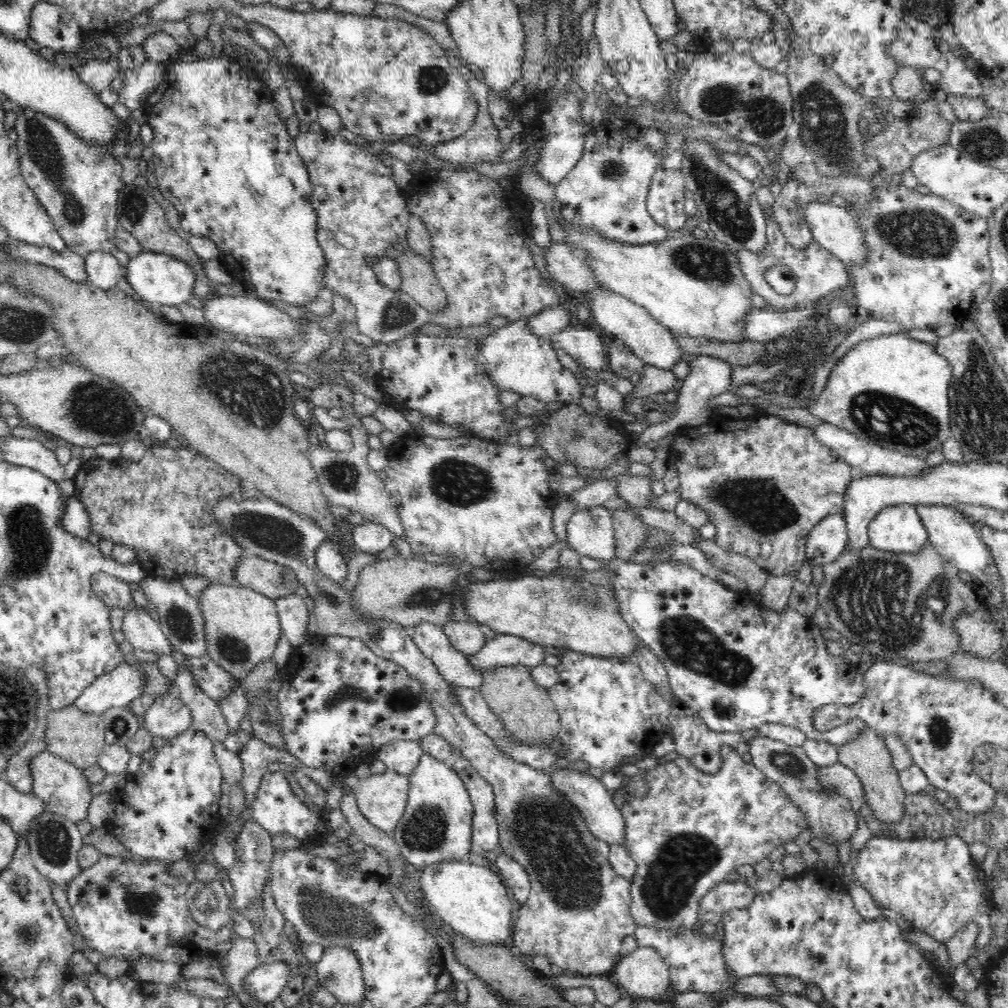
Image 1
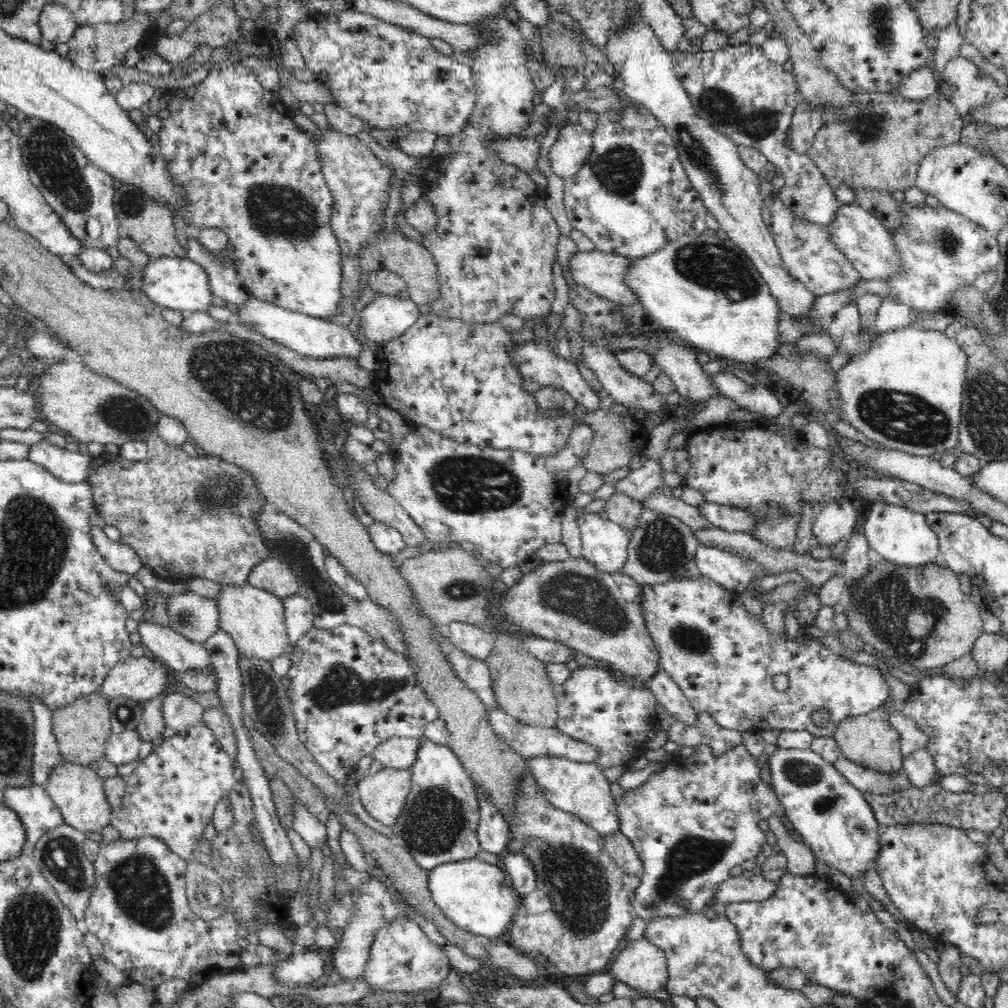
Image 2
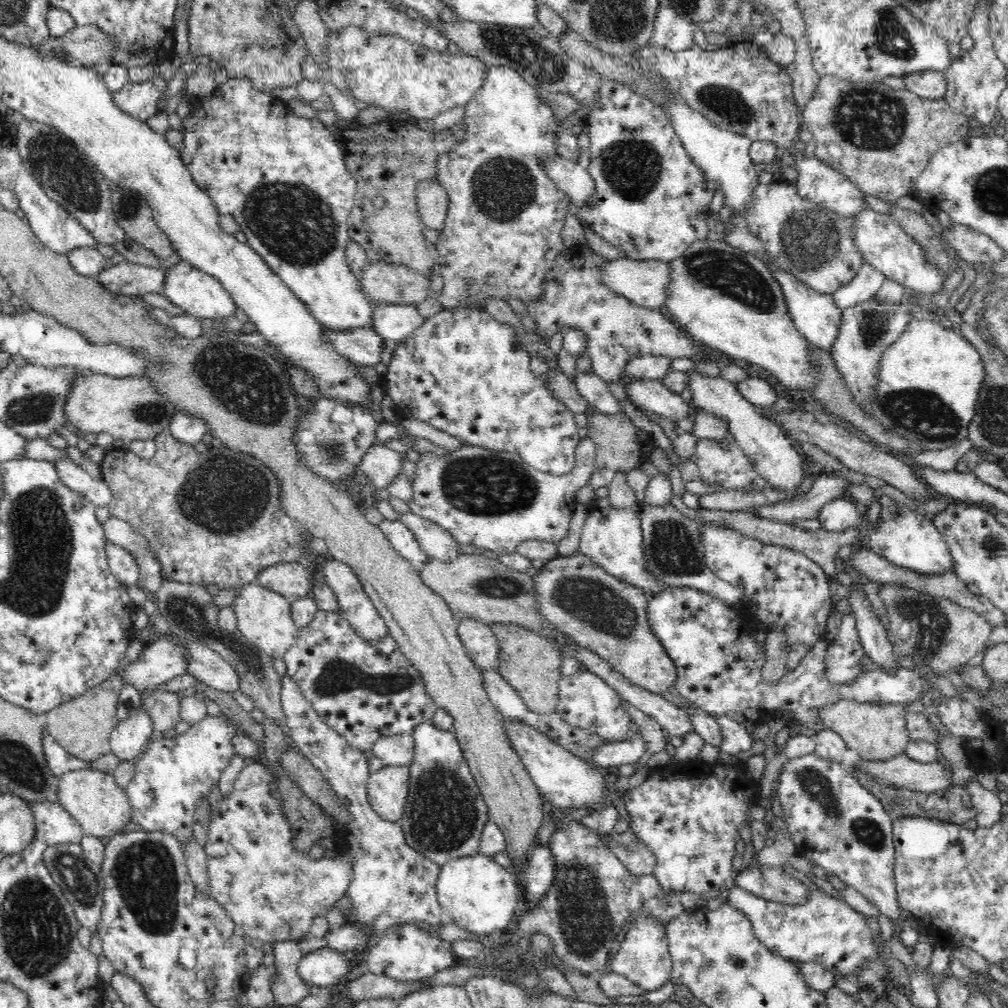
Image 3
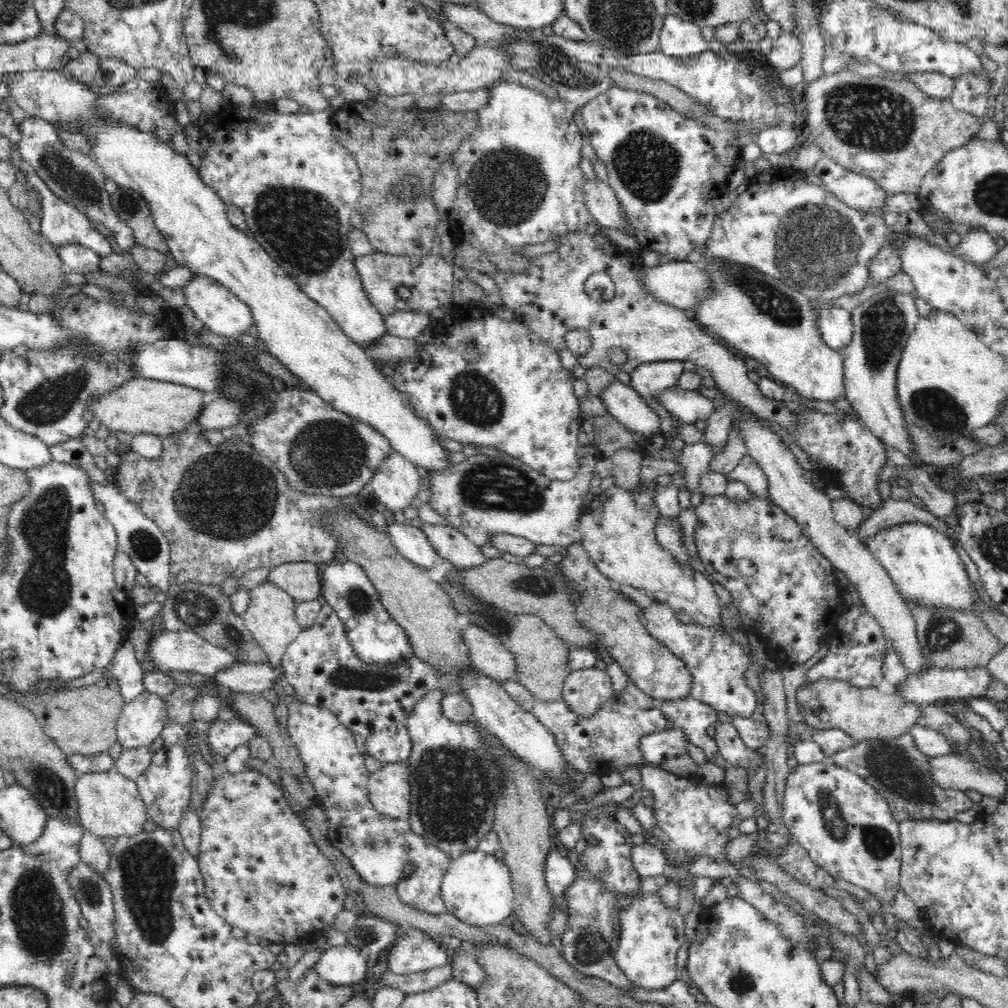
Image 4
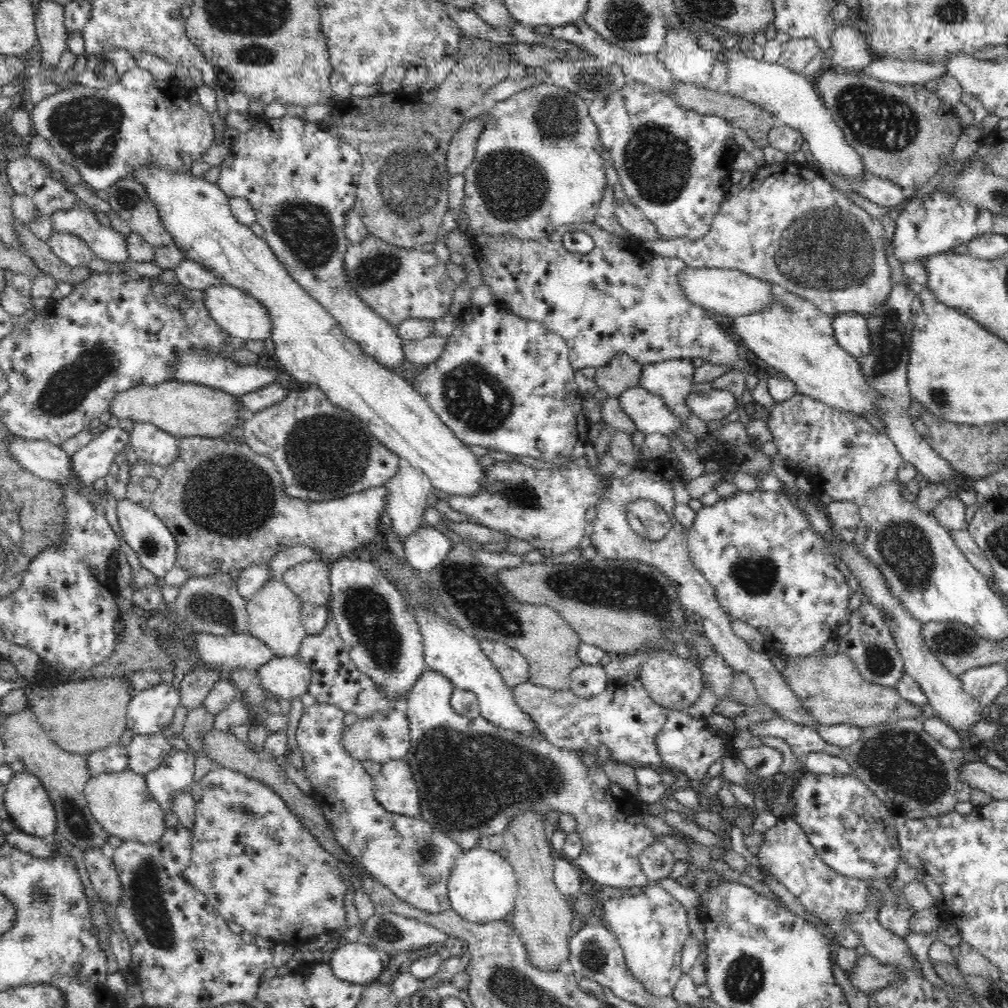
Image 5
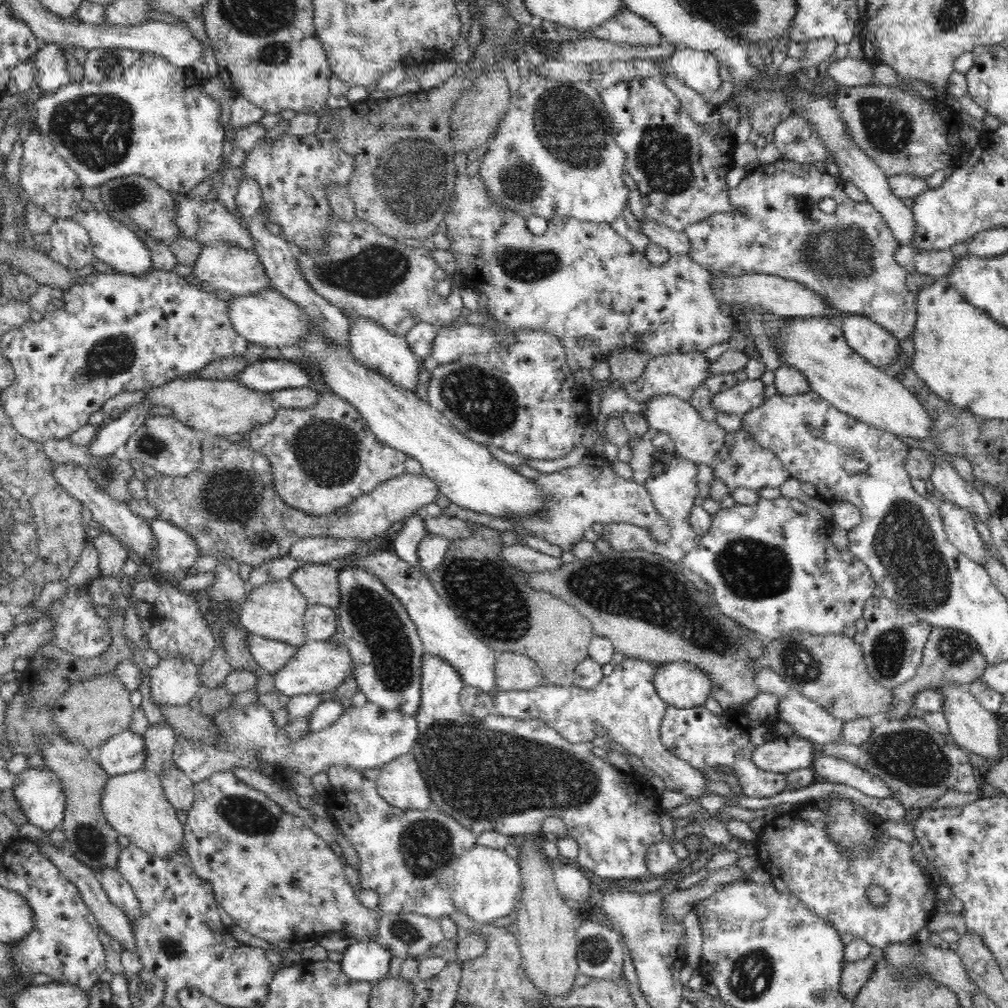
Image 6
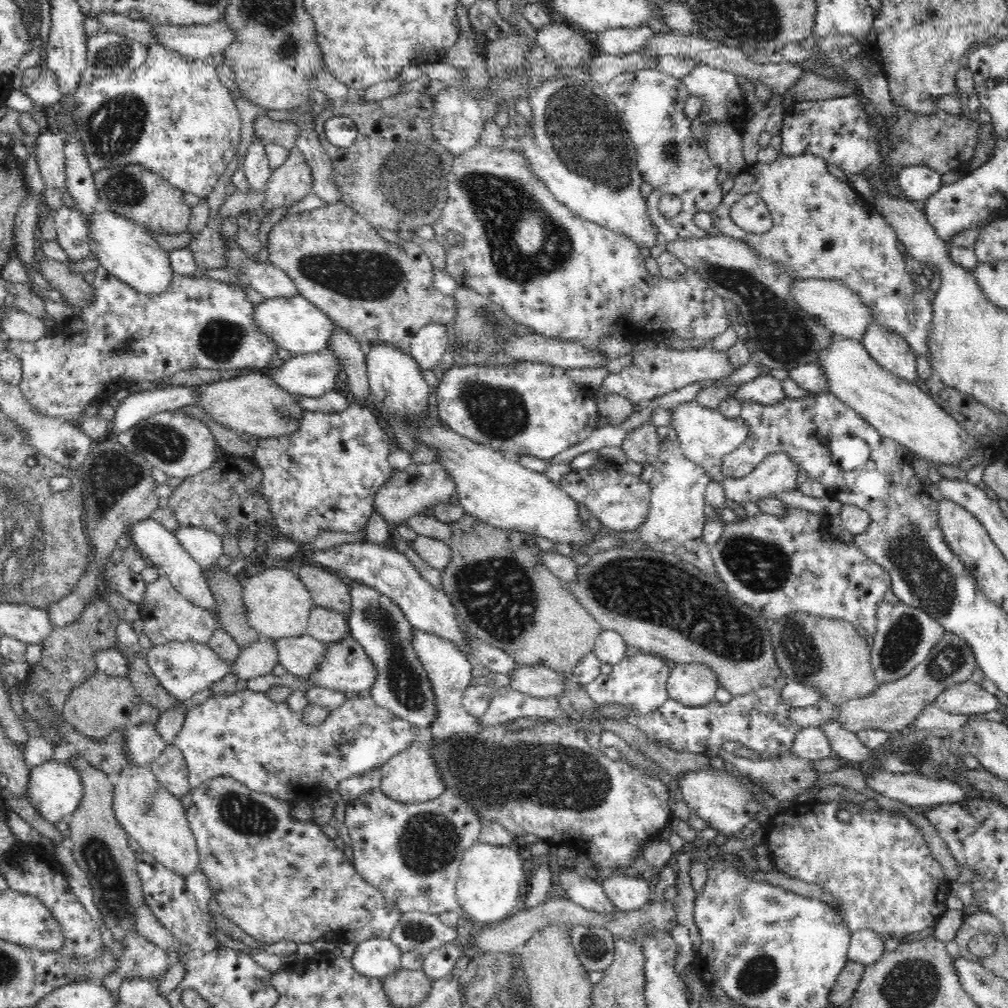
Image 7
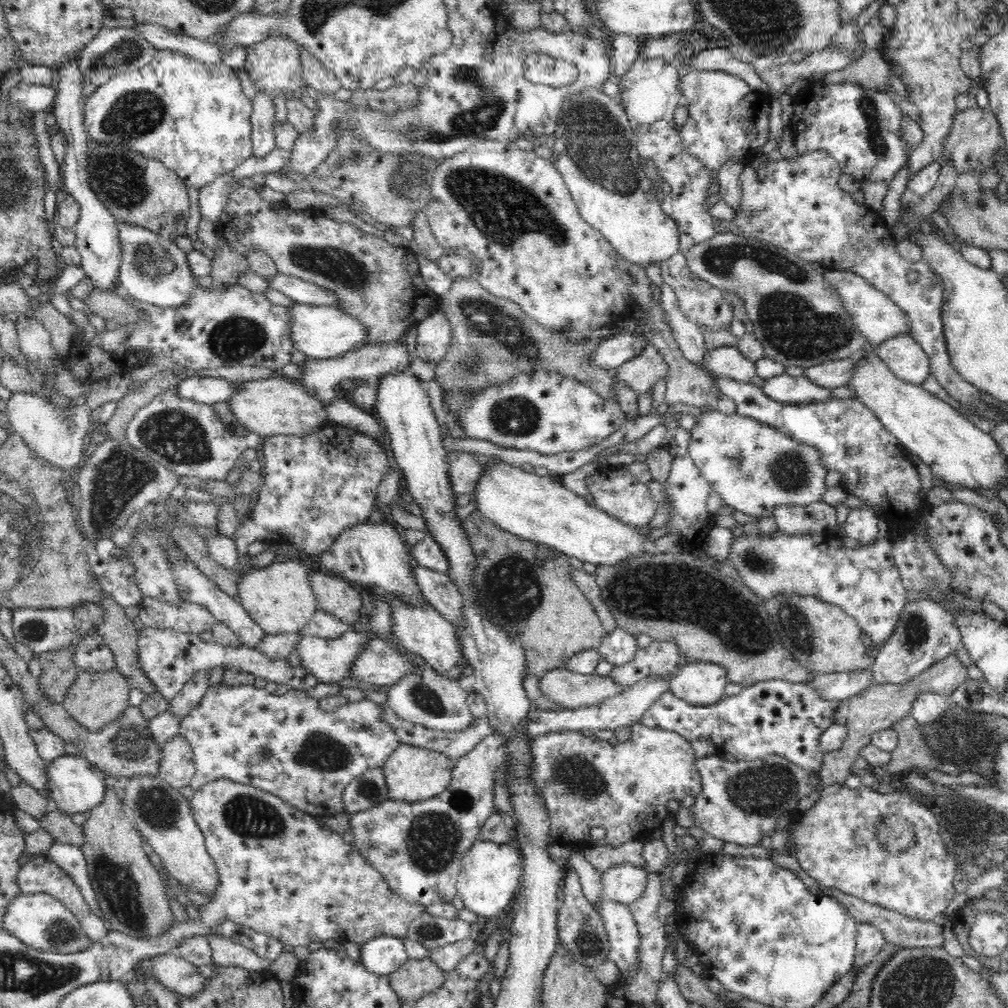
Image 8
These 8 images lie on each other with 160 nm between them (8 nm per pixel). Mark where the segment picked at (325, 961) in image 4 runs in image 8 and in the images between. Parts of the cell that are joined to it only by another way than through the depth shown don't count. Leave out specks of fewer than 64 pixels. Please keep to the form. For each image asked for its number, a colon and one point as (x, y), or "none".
5: (359, 963)
6: (369, 960)
7: (376, 958)
8: (383, 955)

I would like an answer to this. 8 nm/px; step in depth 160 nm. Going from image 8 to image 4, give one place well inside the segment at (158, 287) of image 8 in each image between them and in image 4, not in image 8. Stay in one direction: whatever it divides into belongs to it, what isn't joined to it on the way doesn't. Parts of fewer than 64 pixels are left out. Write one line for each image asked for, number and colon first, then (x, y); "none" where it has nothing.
4: (62, 223)
5: (107, 244)
6: (117, 243)
7: (126, 250)

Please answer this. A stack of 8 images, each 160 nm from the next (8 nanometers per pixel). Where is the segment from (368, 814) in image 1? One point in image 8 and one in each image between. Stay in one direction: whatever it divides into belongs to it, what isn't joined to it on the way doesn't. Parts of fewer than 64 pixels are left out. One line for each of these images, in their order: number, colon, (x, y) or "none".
2: (384, 794)
3: (387, 790)
4: (389, 788)
5: (394, 788)
6: (401, 784)
7: (411, 776)
8: (412, 773)

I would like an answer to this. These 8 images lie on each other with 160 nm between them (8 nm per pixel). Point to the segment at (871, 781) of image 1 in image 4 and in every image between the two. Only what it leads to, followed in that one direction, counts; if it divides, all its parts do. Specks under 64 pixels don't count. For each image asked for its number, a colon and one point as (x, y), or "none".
2: (868, 740)
3: (877, 731)
4: (865, 714)

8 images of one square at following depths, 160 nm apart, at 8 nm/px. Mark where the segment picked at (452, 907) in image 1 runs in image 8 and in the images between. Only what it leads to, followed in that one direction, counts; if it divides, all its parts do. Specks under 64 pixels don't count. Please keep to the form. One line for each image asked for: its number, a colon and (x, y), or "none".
2: (477, 896)
3: (480, 896)
4: (477, 888)
5: (482, 887)
6: (487, 883)
7: (488, 887)
8: (491, 873)

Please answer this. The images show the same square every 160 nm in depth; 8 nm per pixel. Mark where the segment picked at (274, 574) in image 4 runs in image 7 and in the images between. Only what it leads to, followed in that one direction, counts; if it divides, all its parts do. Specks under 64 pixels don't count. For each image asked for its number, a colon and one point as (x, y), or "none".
5: (310, 581)
6: (319, 584)
7: (328, 591)

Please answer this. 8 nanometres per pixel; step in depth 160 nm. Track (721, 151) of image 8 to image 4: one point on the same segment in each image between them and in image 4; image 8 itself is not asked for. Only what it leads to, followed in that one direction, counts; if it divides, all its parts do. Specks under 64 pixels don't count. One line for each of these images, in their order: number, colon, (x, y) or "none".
4: (679, 38)
5: (689, 63)
6: (699, 70)
7: (723, 103)

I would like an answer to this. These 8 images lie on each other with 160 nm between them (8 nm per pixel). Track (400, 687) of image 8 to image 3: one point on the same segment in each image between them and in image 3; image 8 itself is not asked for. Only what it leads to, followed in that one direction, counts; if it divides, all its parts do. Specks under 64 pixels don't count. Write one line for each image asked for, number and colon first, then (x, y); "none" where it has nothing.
3: (356, 607)
4: (376, 638)
5: (383, 638)
6: (386, 652)
7: (401, 685)

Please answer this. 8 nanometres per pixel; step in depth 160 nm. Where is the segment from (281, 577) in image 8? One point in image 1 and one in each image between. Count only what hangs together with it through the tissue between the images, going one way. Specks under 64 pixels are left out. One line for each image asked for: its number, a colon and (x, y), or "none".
1: (242, 627)
2: (255, 619)
3: (265, 619)
4: (271, 618)
5: (274, 614)
6: (276, 610)
7: (277, 604)

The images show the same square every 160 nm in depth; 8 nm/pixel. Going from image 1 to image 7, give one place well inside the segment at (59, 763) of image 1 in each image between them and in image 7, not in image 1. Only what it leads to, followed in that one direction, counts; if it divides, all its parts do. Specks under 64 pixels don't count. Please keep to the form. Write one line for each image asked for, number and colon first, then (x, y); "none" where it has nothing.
2: (77, 790)
3: (95, 801)
4: (109, 804)
5: (120, 802)
6: (134, 804)
7: (152, 815)

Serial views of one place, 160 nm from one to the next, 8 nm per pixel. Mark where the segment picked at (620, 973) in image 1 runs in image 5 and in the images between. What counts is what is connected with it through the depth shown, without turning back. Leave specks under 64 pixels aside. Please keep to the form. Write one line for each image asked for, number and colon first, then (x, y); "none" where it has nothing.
2: (643, 966)
3: (644, 958)
4: (651, 934)
5: (652, 928)

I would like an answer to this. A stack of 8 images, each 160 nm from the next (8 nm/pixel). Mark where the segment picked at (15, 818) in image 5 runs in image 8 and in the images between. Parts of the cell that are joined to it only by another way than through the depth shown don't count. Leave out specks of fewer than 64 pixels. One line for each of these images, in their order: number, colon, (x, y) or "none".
6: (38, 792)
7: (54, 789)
8: (74, 785)

